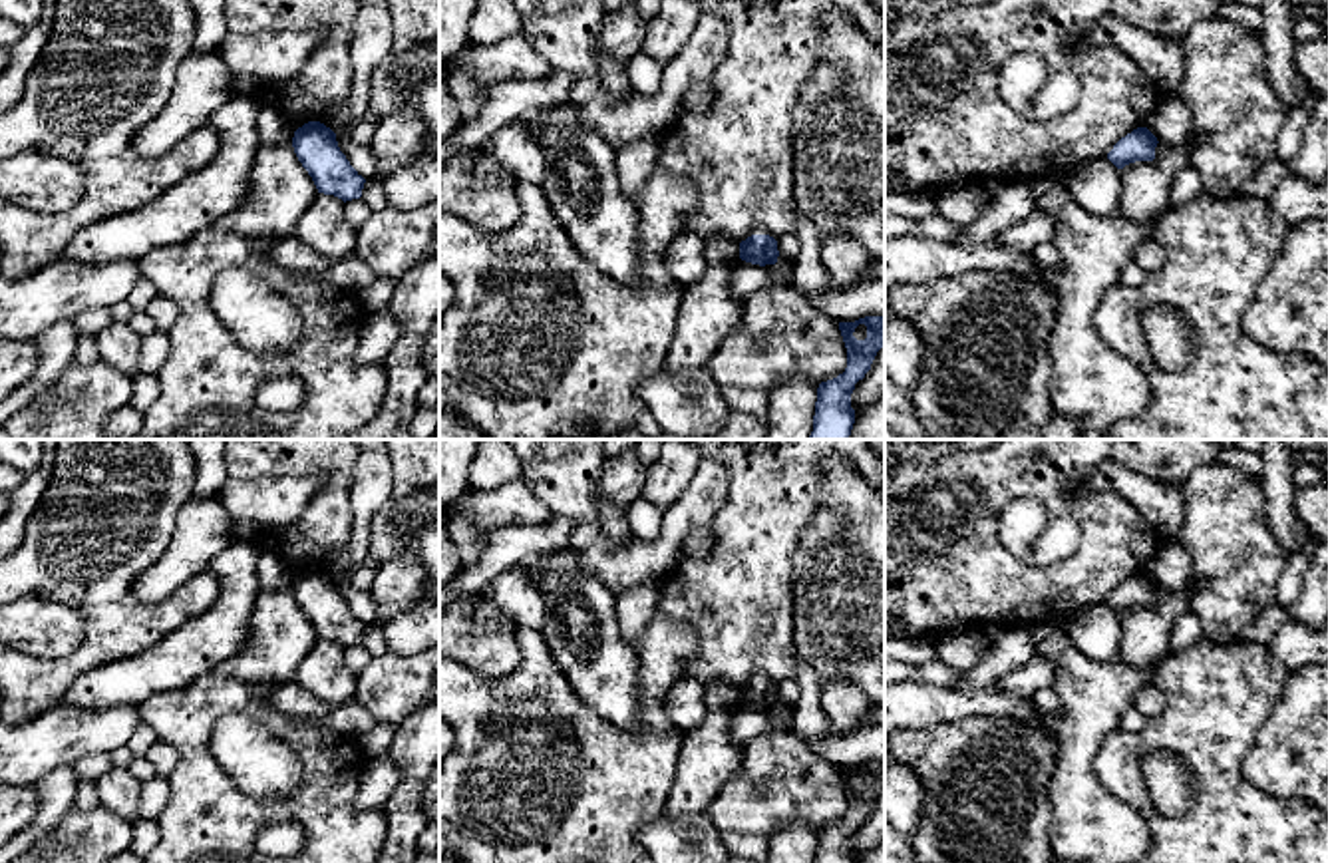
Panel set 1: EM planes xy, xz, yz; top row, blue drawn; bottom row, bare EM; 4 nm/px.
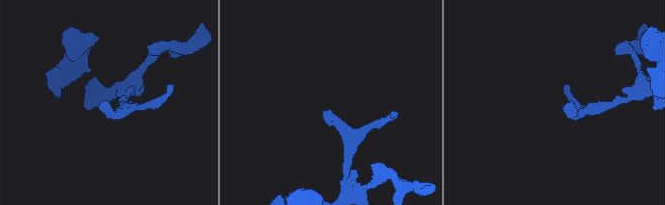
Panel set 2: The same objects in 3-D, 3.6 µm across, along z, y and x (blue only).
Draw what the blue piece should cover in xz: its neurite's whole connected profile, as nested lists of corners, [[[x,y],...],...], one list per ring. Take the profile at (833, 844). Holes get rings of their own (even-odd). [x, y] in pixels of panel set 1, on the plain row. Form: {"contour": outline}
{"contour": [[[865,762],[855,768],[839,768],[847,793],[847,813],[817,833],[813,863],[855,863],[851,839],[865,823],[877,797],[885,791],[885,762]]]}

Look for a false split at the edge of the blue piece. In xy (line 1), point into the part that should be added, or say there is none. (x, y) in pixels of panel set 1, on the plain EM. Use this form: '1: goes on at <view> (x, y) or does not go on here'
1: does not go on here

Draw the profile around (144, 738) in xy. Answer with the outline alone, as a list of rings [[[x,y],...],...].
[[[141,724],[129,738],[127,750],[133,756],[145,756],[155,742],[157,742],[155,732],[147,724]]]

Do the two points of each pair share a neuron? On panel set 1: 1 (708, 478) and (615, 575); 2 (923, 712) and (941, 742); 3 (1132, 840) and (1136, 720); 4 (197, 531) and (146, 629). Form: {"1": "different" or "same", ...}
{"1": "same", "2": "different", "3": "different", "4": "different"}

